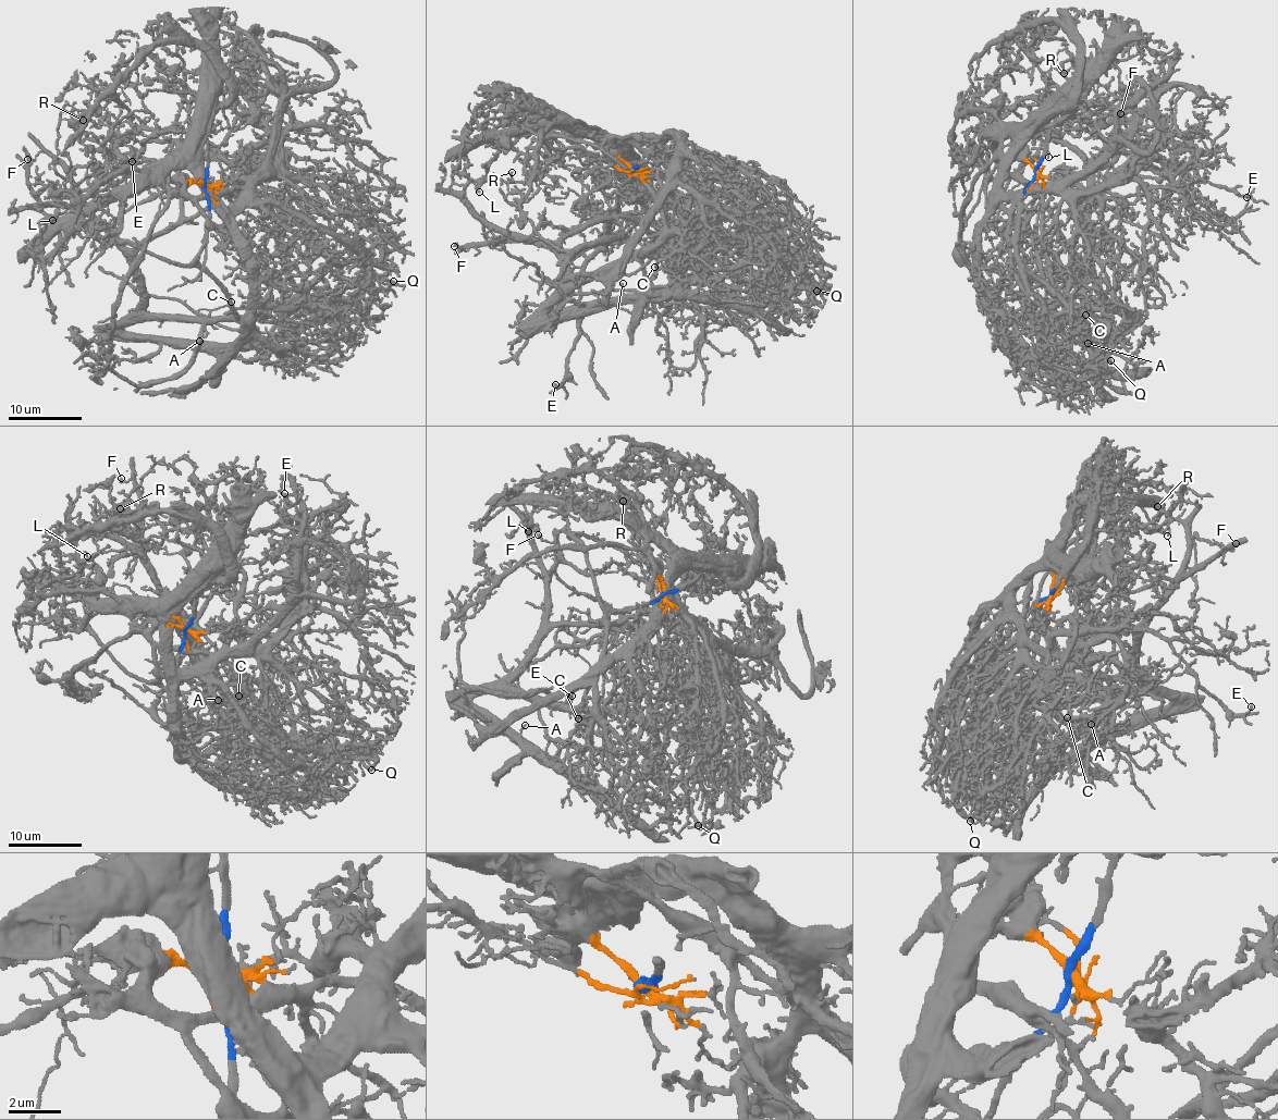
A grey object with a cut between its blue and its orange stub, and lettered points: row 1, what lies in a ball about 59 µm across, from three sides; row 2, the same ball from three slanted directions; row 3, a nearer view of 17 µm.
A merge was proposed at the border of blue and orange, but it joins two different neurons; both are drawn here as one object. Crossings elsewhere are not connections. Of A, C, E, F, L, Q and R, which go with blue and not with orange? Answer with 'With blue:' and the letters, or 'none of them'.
With blue: A, C, E, F, L

